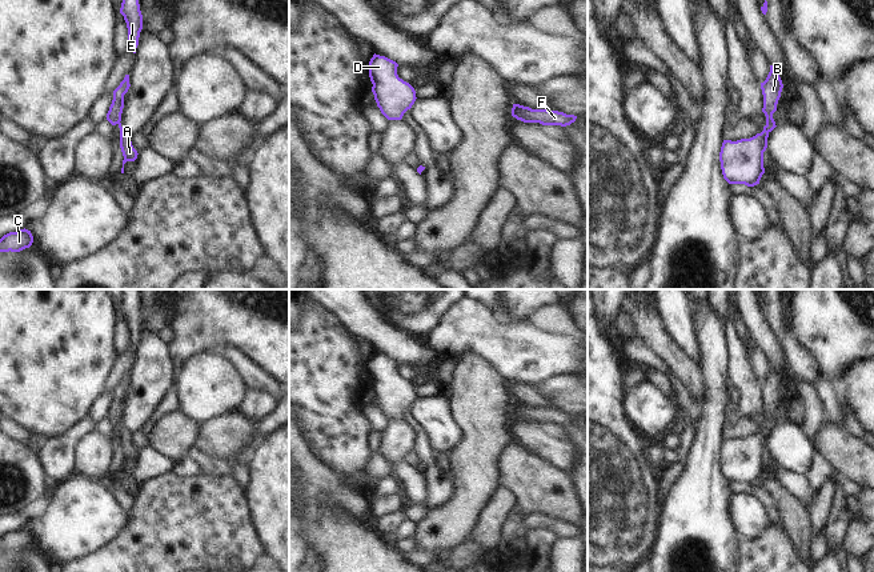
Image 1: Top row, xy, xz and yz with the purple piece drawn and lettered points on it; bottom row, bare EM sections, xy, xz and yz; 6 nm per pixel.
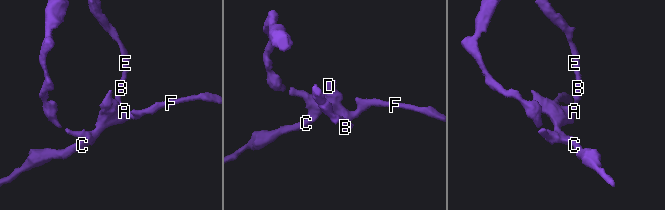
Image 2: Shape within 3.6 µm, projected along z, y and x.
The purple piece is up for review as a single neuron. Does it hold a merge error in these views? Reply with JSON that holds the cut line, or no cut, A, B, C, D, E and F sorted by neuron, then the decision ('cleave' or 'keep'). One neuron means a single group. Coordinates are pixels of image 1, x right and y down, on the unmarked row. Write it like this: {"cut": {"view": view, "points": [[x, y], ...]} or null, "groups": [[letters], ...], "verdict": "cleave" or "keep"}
{"cut": null, "groups": [["A", "B", "C", "D", "E", "F"]], "verdict": "keep"}

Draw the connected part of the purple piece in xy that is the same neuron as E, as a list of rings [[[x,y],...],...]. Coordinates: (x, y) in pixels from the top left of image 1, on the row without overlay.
[[[121,289],[120,312],[124,315],[128,327],[128,345],[136,352],[140,331],[143,328],[143,313],[139,303],[139,289]]]

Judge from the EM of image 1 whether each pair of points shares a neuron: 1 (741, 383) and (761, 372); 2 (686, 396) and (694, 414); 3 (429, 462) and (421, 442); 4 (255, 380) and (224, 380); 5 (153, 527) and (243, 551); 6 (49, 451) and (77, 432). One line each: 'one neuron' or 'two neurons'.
1: two neurons
2: one neuron
3: one neuron
4: two neurons
5: one neuron
6: one neuron

